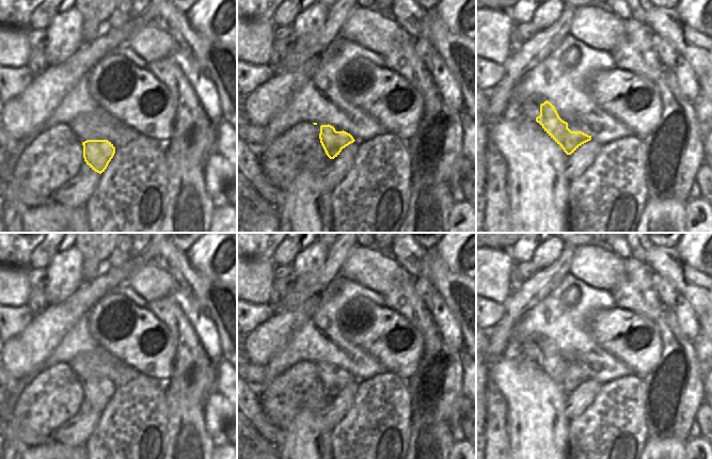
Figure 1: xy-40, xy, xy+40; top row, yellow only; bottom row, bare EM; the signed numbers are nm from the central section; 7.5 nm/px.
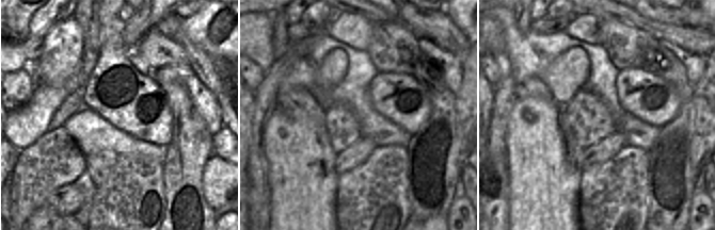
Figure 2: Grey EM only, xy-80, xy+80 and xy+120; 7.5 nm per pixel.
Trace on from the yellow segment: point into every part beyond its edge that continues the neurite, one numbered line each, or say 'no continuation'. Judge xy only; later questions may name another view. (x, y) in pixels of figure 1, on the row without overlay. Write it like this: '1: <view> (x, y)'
no continuation

